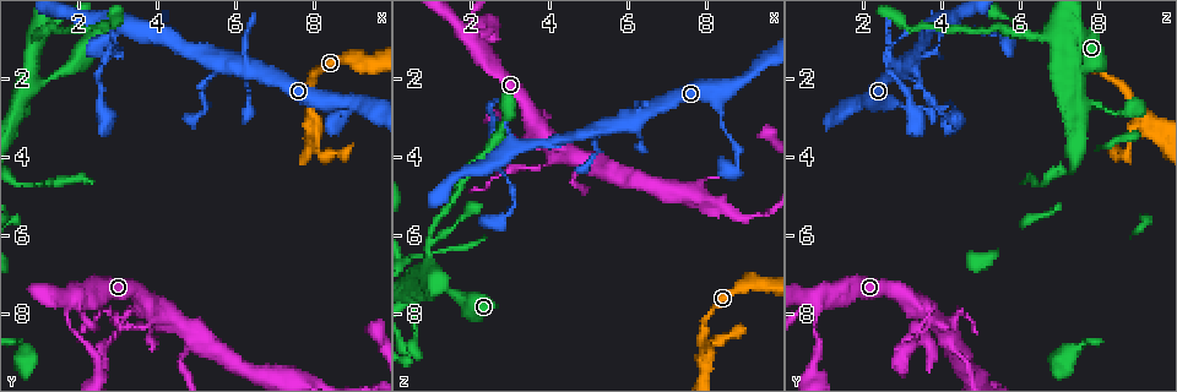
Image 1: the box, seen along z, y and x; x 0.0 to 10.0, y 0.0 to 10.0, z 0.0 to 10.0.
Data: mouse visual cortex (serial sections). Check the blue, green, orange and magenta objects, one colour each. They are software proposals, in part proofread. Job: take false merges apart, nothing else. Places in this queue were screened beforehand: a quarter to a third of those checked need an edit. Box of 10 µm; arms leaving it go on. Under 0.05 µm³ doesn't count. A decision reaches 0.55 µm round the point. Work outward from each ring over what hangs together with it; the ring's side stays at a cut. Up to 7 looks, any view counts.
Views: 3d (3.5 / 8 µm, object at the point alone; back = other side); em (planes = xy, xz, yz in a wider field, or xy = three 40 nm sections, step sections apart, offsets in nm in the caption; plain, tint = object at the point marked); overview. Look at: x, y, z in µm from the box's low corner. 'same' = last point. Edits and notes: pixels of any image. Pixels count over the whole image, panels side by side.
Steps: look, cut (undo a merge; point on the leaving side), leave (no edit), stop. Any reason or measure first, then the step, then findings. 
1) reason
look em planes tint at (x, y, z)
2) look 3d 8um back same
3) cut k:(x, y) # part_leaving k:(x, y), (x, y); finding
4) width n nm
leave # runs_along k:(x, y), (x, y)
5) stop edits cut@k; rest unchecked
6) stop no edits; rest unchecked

look 3d 3.5um at (3.95, 8.35, 4.10)

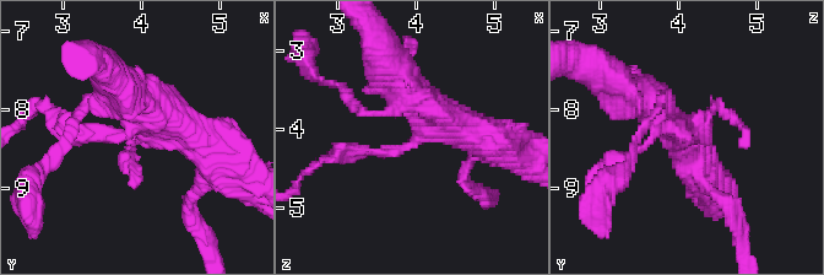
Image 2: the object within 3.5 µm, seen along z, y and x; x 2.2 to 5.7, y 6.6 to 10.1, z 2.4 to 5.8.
arm_widths 150, 450 nm; need the tissue
look em planes tint at (4.00, 8.35, 4.15)

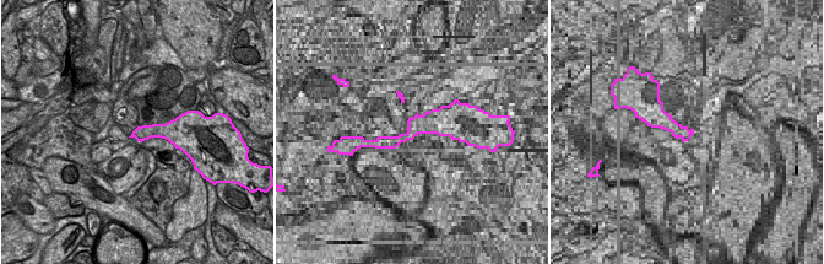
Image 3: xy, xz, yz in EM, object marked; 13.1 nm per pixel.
cut 2:(96, 131) # part_leaving 2:(412, 144), (352, 150), (307, 172); a second cell is stuck on

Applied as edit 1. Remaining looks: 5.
arms part here
look 3d 3.5um at (7.85, 2.80, 8.90)

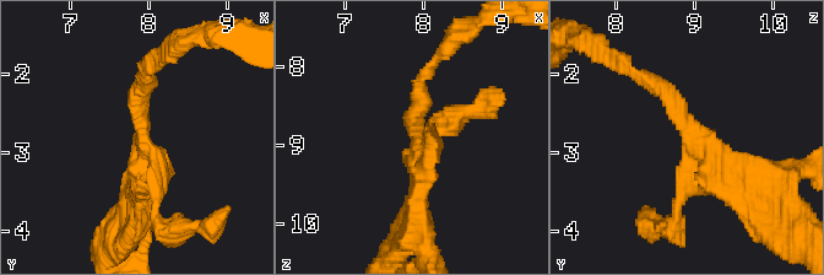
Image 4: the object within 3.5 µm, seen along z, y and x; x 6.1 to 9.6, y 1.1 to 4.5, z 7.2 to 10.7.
look em xy step 3 tint at (7.90, 2.85, 8.95)

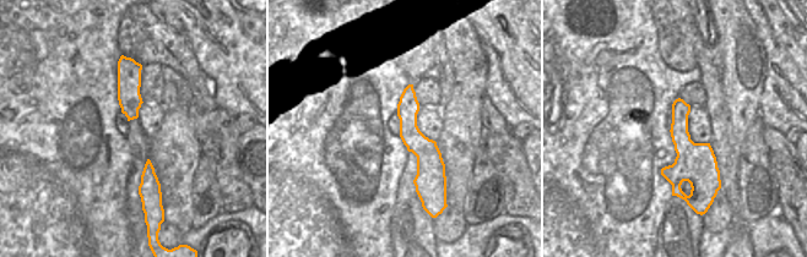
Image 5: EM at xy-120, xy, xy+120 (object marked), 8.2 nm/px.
width 190 nm
leave # runs_along 5:(410, 88), (409, 132), (443, 181); continuous, no second cell

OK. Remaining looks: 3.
narrows sharply
look 3d 3.5um at (8.50, 2.70, 3.45)

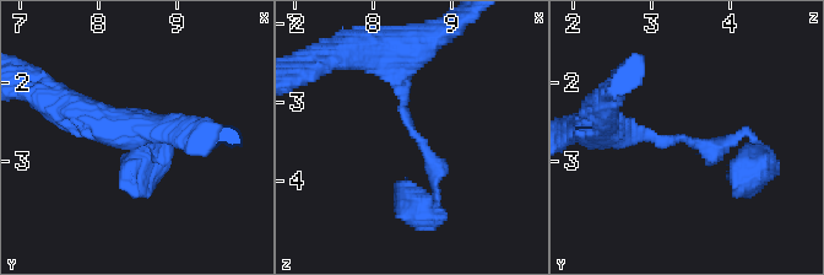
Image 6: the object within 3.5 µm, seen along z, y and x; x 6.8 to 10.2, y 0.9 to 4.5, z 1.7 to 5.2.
now the EM
look em xy step 2 tint at (8.55, 2.70, 3.40)

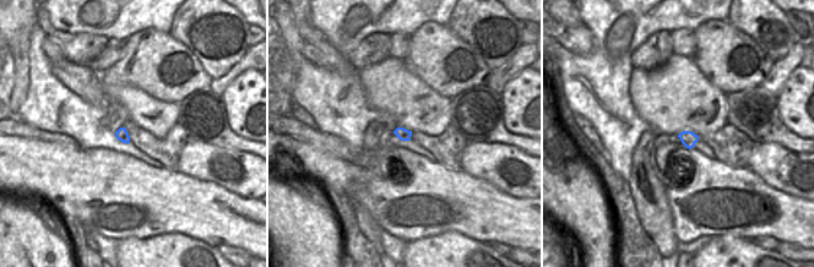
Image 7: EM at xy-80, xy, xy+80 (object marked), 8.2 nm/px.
arm_widths 200, 300 nm
leave # runs_along 6:(390, 59), (435, 200); one cell here

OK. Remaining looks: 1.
stop edits cut@2; rest unchecked

